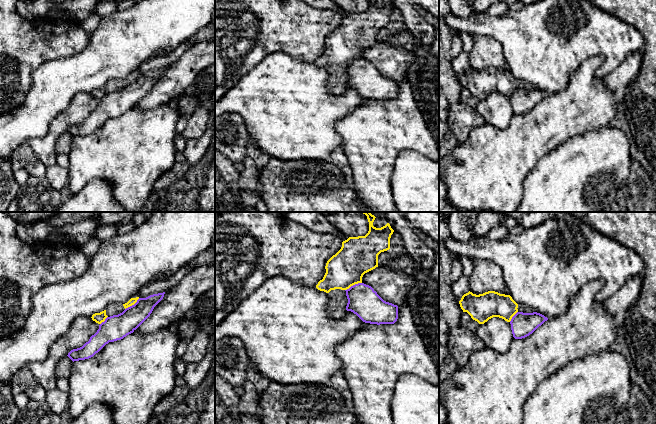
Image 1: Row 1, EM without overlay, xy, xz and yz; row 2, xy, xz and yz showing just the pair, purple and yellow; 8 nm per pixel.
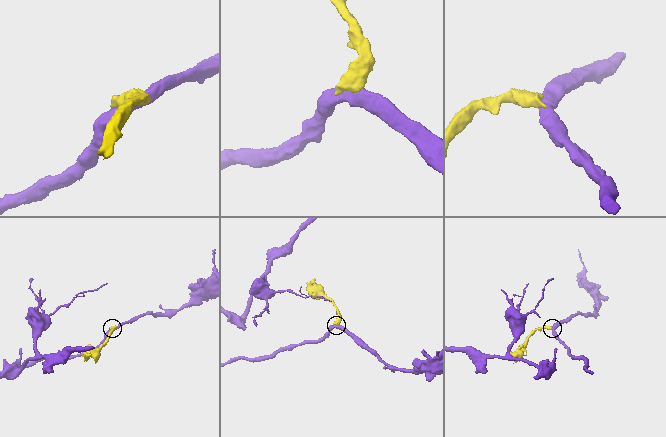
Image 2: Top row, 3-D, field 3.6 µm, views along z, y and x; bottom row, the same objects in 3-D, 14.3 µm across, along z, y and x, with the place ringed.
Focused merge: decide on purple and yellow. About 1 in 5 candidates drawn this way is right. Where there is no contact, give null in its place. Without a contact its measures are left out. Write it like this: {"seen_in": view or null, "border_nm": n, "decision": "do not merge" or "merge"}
{"seen_in": "xz", "border_nm": 150, "decision": "do not merge"}

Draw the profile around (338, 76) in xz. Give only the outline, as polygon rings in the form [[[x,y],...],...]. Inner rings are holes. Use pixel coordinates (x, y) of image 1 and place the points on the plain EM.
[[[369,0],[365,12],[349,13],[341,25],[326,39],[326,49],[316,64],[329,72],[329,91],[340,94],[345,90],[348,75],[346,66],[362,59],[365,49],[378,43],[378,31],[390,25],[394,6],[390,0],[376,4]]]

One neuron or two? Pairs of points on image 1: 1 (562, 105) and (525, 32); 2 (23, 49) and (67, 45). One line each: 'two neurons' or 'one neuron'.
1: two neurons
2: one neuron

